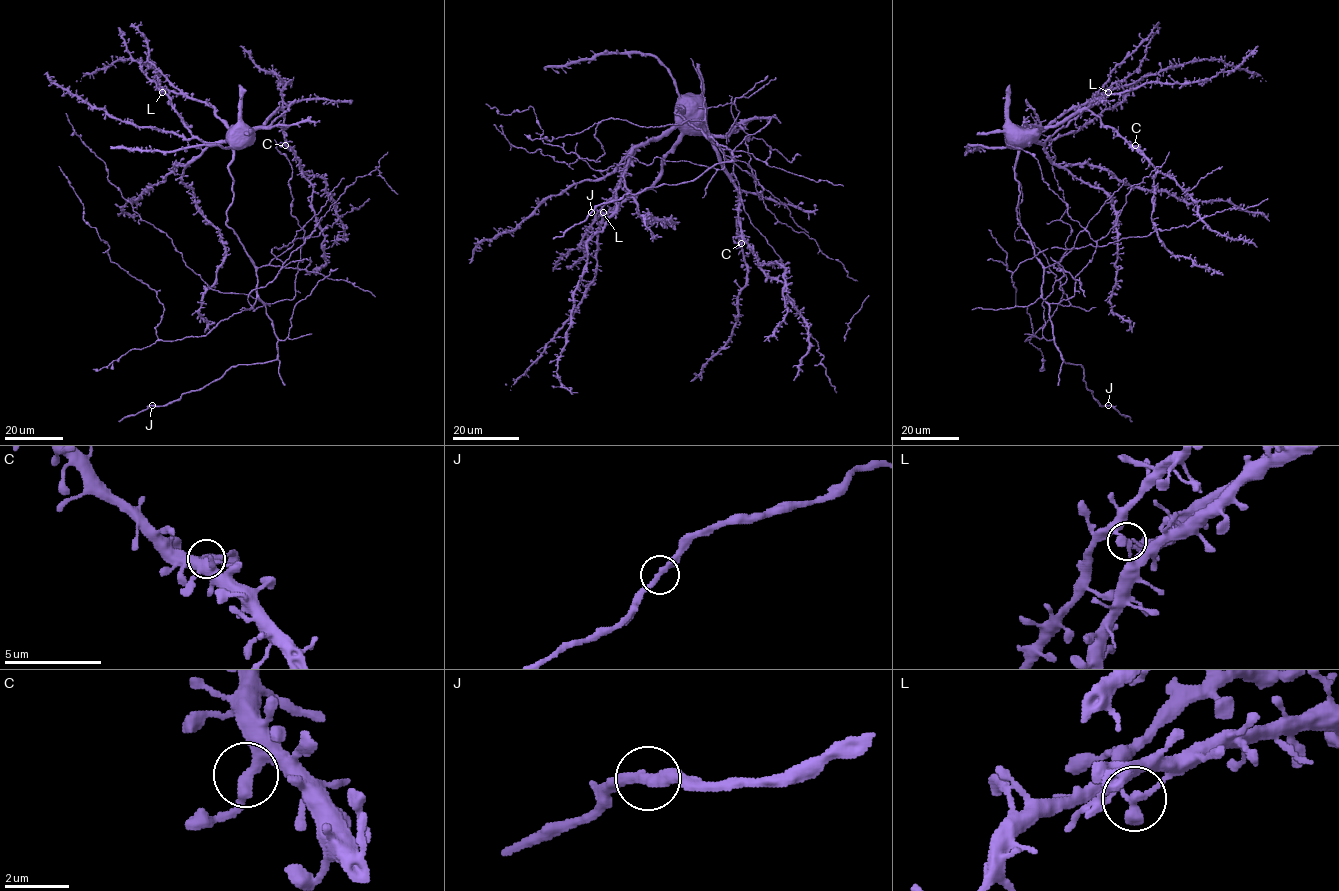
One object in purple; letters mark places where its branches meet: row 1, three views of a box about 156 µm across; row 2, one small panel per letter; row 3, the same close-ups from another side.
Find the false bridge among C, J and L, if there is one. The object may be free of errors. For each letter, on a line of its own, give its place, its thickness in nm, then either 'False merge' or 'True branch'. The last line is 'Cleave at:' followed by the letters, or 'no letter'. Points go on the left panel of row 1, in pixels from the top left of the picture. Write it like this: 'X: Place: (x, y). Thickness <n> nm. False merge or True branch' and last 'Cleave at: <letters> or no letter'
C: Place: (285, 145). Thickness 320 nm. True branch
J: Place: (152, 405). Thickness 320 nm. True branch
L: Place: (162, 92). Thickness 300 nm. True branch
Cleave at: no letter

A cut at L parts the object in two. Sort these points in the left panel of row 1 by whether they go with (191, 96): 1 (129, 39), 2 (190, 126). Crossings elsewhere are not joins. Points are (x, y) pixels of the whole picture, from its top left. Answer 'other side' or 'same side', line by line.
1: other side
2: other side

